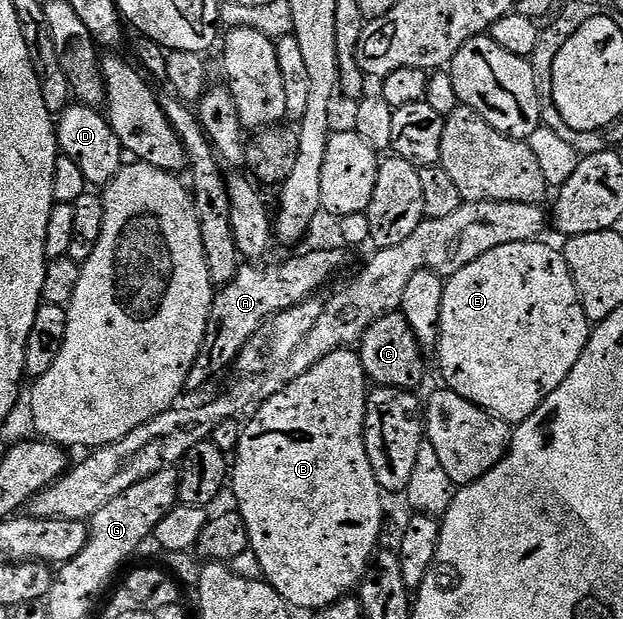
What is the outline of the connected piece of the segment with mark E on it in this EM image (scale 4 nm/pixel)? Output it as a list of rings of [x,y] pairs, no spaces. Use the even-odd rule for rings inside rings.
[[[526,240],[497,246],[497,250],[481,254],[477,262],[469,262],[469,266],[454,272],[443,285],[437,347],[442,383],[512,426],[531,417],[537,406],[569,378],[569,370],[577,366],[577,358],[581,358],[593,331],[579,301],[567,259],[558,247],[550,248],[543,243]]]

